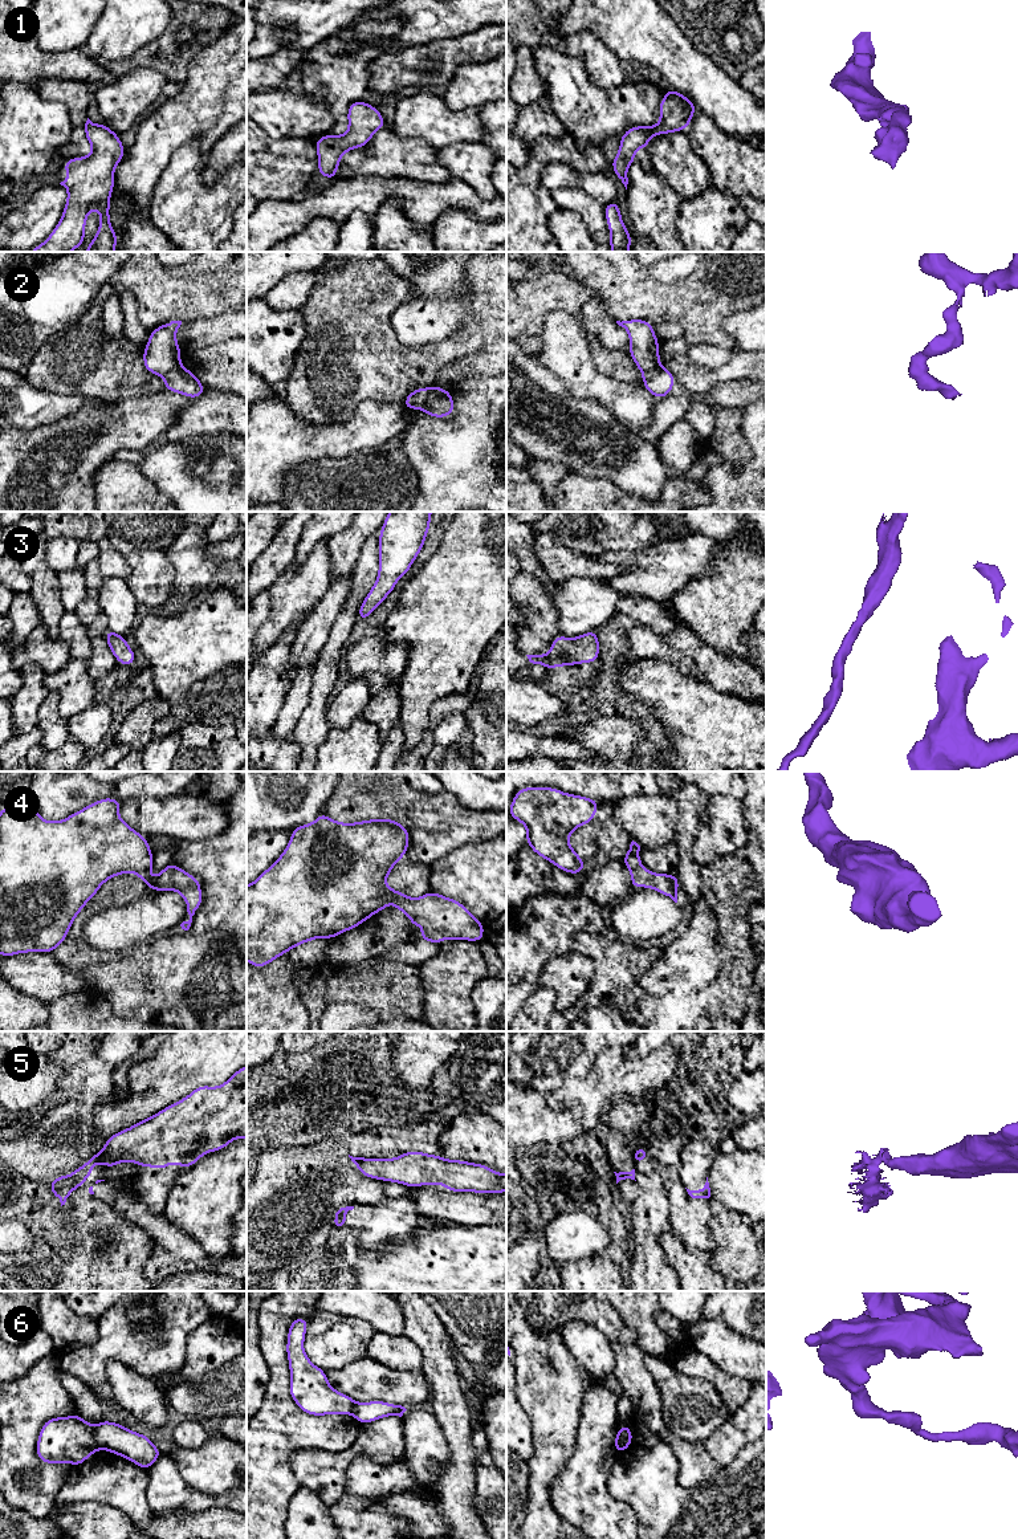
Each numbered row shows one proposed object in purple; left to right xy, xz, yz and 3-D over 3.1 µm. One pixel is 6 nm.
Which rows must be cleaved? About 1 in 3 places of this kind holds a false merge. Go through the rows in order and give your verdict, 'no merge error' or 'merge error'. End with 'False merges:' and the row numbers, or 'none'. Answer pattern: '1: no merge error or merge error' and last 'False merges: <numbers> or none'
1: no merge error
2: merge error
3: no merge error
4: merge error
5: merge error
6: merge error
False merges: 2, 4, 5, 6

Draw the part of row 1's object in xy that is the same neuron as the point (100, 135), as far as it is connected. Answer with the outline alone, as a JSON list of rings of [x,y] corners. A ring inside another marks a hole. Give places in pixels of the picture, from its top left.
[[[89,118],[85,123],[85,138],[91,144],[91,154],[64,162],[68,179],[60,184],[68,190],[68,200],[61,220],[49,237],[29,252],[72,252],[78,248],[85,237],[85,224],[91,208],[99,211],[99,228],[91,244],[85,252],[114,252],[117,248],[117,233],[110,224],[110,198],[114,190],[114,171],[125,156],[125,146],[118,134],[106,125],[93,123]]]

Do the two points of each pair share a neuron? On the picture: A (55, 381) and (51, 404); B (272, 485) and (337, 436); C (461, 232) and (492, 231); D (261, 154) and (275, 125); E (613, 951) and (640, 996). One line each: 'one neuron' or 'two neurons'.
A: two neurons
B: one neuron
C: one neuron
D: two neurons
E: one neuron

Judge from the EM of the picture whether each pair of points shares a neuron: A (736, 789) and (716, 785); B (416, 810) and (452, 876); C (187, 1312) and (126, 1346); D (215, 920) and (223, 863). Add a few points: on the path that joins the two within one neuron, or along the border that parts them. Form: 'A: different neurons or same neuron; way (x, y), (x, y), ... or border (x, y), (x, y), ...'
A: same neuron; way (731, 788), (721, 785)
B: different neurons; border (471, 842), (446, 853), (430, 866)
C: same neuron; way (172, 1327), (154, 1346), (141, 1346)
D: same neuron; way (223, 906), (223, 878)

